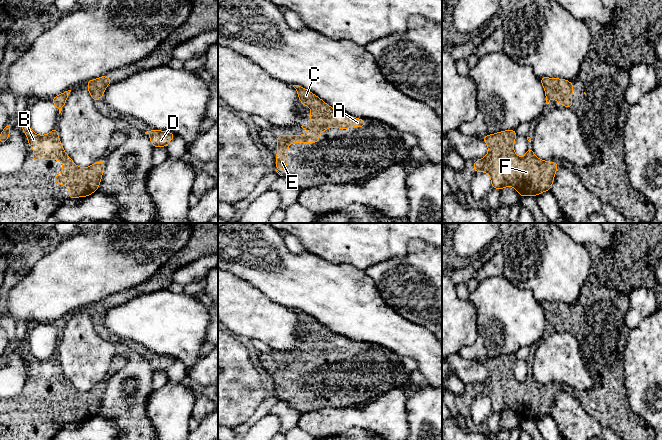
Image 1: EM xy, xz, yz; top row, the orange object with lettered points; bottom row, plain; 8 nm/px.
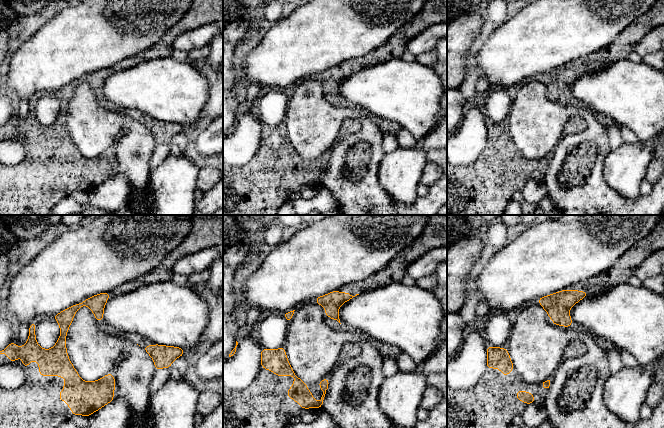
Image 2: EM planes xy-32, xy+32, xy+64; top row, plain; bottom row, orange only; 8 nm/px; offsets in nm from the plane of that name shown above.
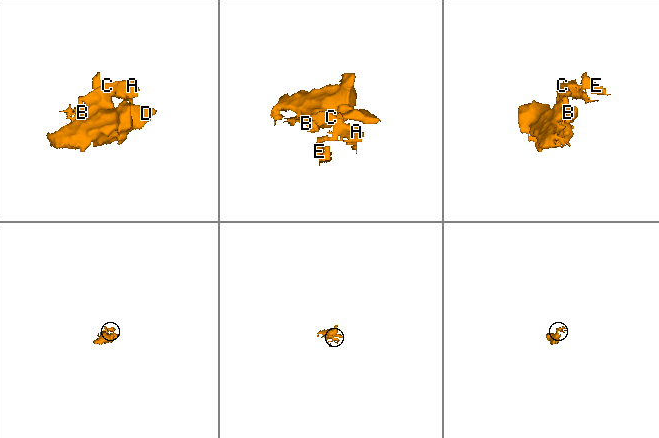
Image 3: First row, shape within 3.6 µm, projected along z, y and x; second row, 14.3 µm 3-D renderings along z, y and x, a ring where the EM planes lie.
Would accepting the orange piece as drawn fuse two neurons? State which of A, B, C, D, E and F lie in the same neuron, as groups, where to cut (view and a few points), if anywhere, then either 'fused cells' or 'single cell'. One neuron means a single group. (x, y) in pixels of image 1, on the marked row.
A B C D E F | no cut | single cell

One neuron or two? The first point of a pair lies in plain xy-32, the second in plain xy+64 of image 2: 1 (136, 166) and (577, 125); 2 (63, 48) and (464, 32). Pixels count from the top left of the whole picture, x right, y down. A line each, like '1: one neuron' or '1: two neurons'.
1: two neurons
2: two neurons

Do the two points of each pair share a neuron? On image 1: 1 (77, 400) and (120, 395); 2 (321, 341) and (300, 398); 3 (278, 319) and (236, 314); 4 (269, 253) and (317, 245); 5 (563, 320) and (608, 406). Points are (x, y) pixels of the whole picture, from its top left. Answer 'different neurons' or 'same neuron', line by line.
1: different neurons
2: same neuron
3: same neuron
4: different neurons
5: same neuron

